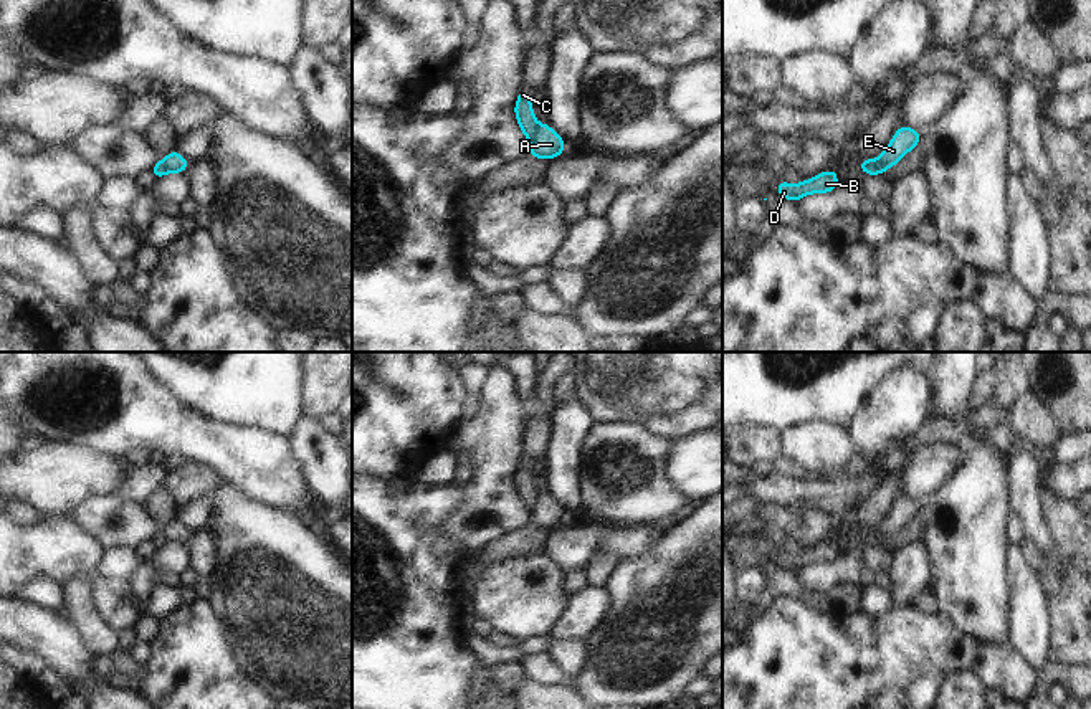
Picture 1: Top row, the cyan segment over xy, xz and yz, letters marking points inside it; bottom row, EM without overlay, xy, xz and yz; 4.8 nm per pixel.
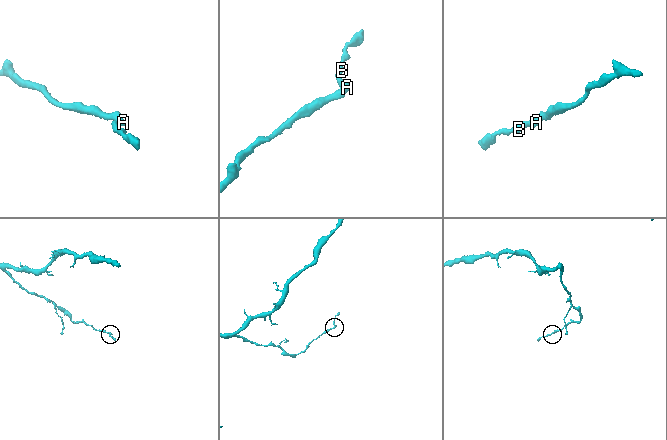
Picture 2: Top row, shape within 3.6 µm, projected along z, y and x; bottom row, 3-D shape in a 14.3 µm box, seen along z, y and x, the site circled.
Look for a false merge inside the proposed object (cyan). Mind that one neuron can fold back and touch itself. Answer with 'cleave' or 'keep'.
cleave

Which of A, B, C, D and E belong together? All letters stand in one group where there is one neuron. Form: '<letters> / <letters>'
A E / B C D

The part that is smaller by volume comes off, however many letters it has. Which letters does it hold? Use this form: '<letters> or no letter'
B, C, D

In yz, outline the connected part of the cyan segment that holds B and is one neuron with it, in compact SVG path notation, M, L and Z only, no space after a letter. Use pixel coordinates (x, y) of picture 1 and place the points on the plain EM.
M825 540L813 549L792 555L785 550L775 554L779 567L797 573L802 567L810 564L830 564L838 559L838 540Z

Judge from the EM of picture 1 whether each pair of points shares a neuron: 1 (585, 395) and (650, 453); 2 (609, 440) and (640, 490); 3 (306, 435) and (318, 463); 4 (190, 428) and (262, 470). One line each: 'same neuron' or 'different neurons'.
1: different neurons
2: same neuron
3: same neuron
4: same neuron

